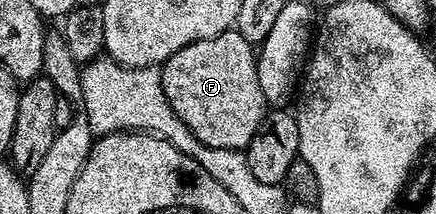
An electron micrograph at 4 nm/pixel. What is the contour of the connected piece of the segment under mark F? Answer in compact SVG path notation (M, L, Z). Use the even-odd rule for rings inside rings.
M237 28L228 29L208 40L196 40L180 48L180 52L176 52L166 62L161 63L160 69L164 96L168 96L172 112L180 116L180 120L190 129L192 136L196 136L196 140L212 148L245 151L256 128L260 128L262 119L268 113L268 103L264 92L260 92L255 47L248 40L244 40L244 36L240 36Z

